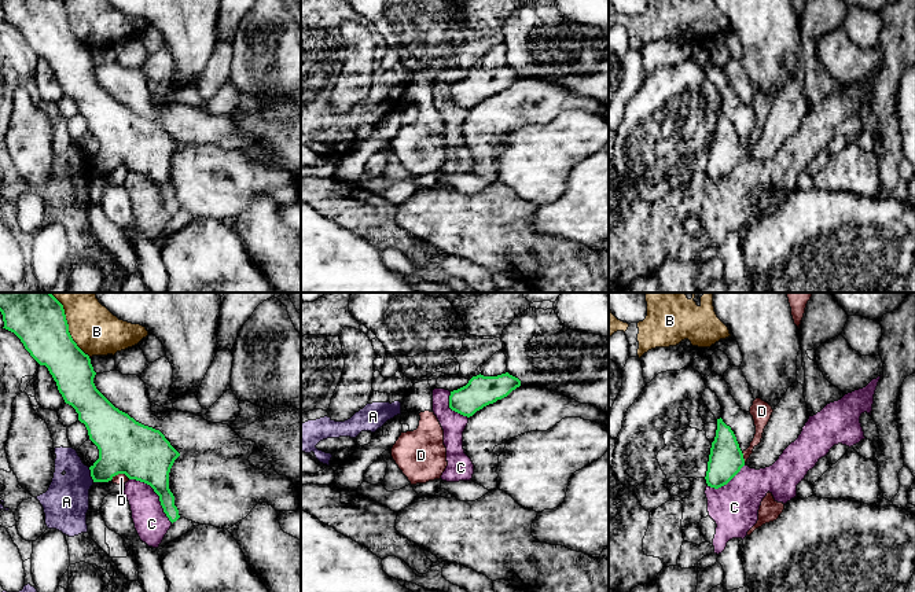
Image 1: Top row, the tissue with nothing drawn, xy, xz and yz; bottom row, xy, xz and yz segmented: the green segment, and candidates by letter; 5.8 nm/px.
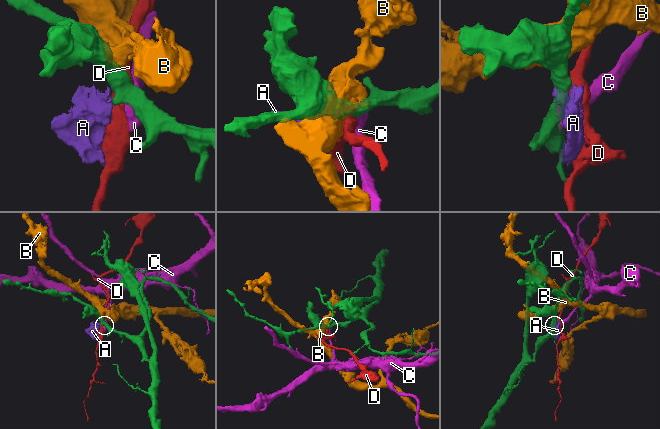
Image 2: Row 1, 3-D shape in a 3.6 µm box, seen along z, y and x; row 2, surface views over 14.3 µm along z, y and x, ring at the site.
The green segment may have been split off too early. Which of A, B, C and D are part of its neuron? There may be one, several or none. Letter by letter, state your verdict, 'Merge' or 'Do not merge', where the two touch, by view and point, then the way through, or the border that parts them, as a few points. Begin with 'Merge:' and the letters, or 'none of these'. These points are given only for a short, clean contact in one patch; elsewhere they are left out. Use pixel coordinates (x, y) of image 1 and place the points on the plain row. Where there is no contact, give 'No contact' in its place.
Merge: none of these
A: Do not merge. Touches green at xy (91, 166). Boundary: xy (88, 160), (94, 173)
B: Do not merge. Touches green at xy (69, 25)
C: Do not merge. Touches green at xy (157, 186). Boundary: xy (129, 171), (143, 173), (153, 181), (162, 203), (172, 214)
D: Do not merge. Touches green at xy (120, 165). Boundary: xy (129, 171), (124, 166), (116, 166), (110, 172)

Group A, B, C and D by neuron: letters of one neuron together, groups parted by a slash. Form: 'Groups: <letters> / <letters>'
Groups: A / B / C / D

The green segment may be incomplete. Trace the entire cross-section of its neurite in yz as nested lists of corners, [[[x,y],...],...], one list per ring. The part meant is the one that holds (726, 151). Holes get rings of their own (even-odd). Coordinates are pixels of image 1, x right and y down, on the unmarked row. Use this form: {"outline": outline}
{"outline": [[[717,111],[717,122],[712,135],[706,176],[719,181],[727,177],[745,158],[743,146],[739,140],[736,129],[723,111]]]}

